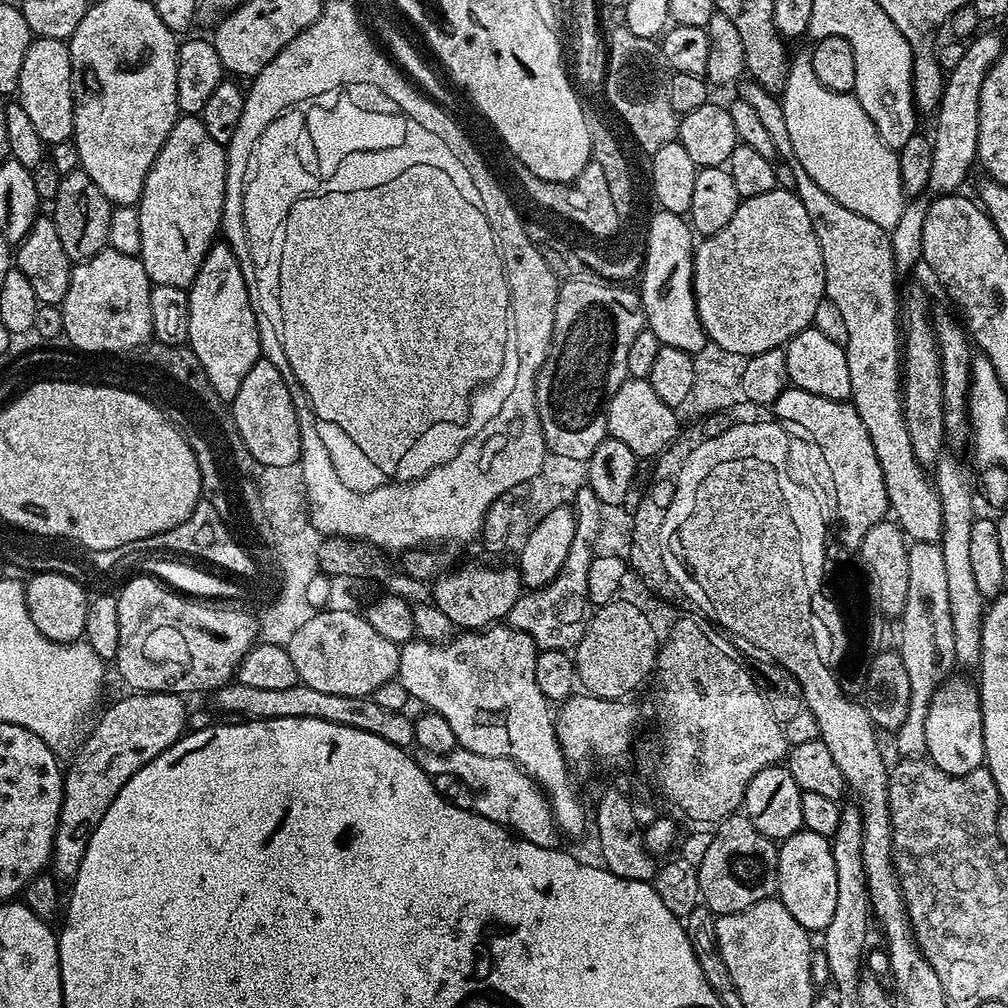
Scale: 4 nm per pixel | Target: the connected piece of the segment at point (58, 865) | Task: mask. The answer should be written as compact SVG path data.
M141 692L128 695L132 696L122 697L117 704L112 704L104 713L102 713L103 711L99 713L100 721L98 721L98 716L95 723L91 725L90 731L85 735L83 744L71 757L72 765L69 768L67 765L64 772L64 797L52 843L50 861L51 871L56 871L57 878L55 877L55 879L57 881L71 882L76 879L78 866L82 866L82 858L86 854L86 846L92 836L92 830L98 826L98 822L102 822L102 814L106 814L106 810L110 810L110 802L114 802L114 798L120 793L122 786L126 786L126 782L130 782L130 778L134 774L138 774L138 770L142 770L142 766L146 766L151 760L158 758L158 754L162 754L175 740L179 740L181 736L185 735L190 712L189 709L184 709L184 704L180 701L183 699L177 693Z

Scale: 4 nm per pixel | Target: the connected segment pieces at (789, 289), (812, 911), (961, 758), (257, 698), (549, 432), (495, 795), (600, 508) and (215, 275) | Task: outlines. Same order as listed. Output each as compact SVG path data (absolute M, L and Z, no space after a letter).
M777 186L766 194L754 194L754 198L743 198L740 201L738 210L734 210L734 218L722 226L712 236L703 237L695 245L692 254L692 265L694 266L694 278L692 289L696 299L698 318L704 327L704 335L711 343L722 346L722 350L730 350L730 354L742 354L744 357L762 354L766 350L784 348L788 341L792 340L802 330L812 327L814 310L826 299L824 295L824 267L822 266L822 250L818 246L818 238L814 234L814 226L810 226L810 217L806 214L806 206L797 198L795 191L784 189L784 186Z
M801 830L779 841L776 850L776 896L812 934L823 933L837 903L837 873L831 848L829 837Z
M948 678L932 696L925 722L927 759L938 770L951 776L970 774L981 767L984 759L984 723L980 709L980 694L975 683Z
M235 682L223 684L221 688L217 688L214 693L216 704L224 712L237 712L237 717L244 720L273 720L274 718L322 718L322 722L334 722L338 726L350 726L354 730L366 730L370 734L374 734L374 738L382 738L382 742L390 742L390 746L398 746L399 748L408 750L414 744L414 724L411 719L407 720L404 712L395 712L394 710L386 710L382 706L378 706L378 702L374 702L371 698L347 697L339 694L324 694L321 691L314 690L313 687L296 683L289 686L286 690L262 690L255 686L242 686Z
M603 278L566 280L560 285L558 302L554 306L554 334L550 338L550 350L536 379L536 409L549 453L587 461L590 454L594 454L598 442L608 435L608 403L614 394L618 394L618 386L629 379L626 358L635 336L646 327L639 291L632 289L631 292L628 288L631 287Z
M458 746L444 756L420 752L418 763L421 770L433 778L438 774L458 777L472 791L474 811L479 816L490 818L490 822L502 825L526 842L534 842L534 846L554 848L561 843L559 840L562 840L562 836L557 829L556 819L552 817L548 797L536 785L535 780L526 775L514 762L506 758L474 754Z
M584 487L578 490L570 507L576 516L574 526L574 542L570 542L570 554L566 554L566 562L562 562L562 570L544 588L533 588L521 591L518 602L510 606L510 614L506 618L507 627L524 632L540 650L575 649L588 628L590 619L590 603L587 596L590 564L593 560L595 539L603 530L605 505L594 494L594 490Z
M227 242L213 244L188 289L190 334L187 347L197 355L210 386L218 398L225 402L233 400L246 374L250 374L250 366L262 359L260 324L256 321L252 300L254 296L250 291L250 282L242 274L240 257L236 251Z

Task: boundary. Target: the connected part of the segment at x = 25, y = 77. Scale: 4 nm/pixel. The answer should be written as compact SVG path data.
M35 37L26 50L26 59L22 62L18 103L30 117L38 130L45 146L73 139L74 98L72 97L72 63L67 43L58 38Z

